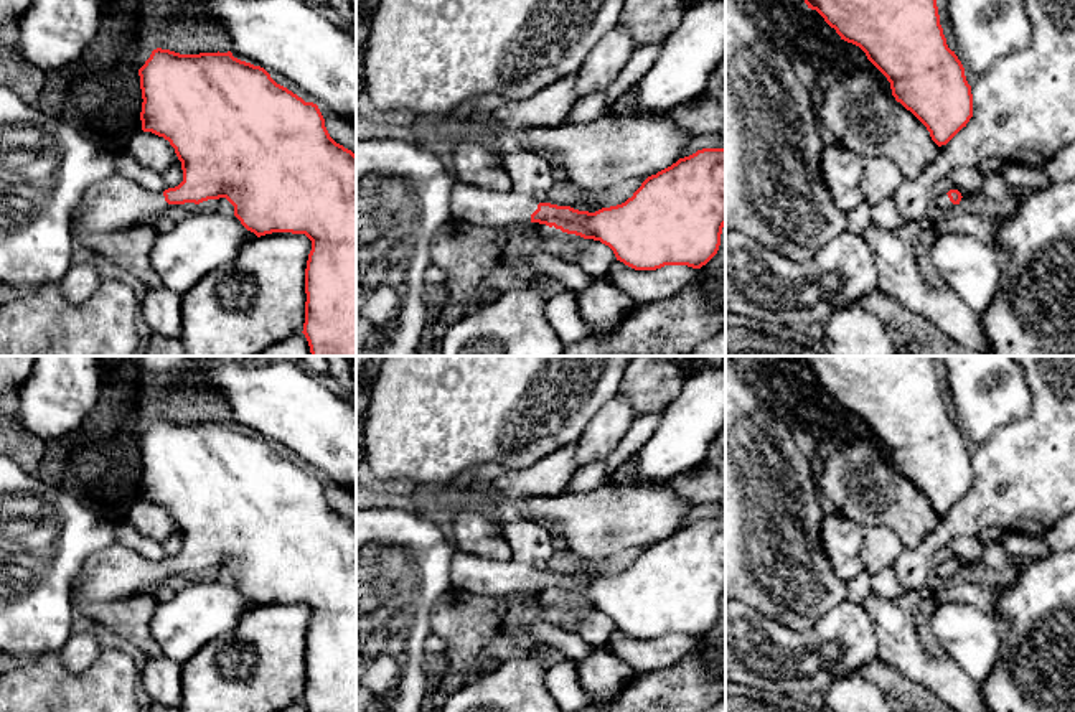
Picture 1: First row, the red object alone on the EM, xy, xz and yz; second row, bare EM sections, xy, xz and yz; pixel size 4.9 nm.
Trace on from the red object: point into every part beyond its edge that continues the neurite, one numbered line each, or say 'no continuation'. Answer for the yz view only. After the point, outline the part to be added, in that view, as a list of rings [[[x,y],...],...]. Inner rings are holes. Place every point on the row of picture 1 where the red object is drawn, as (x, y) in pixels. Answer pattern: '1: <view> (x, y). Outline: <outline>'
1: yz (942, 205). Outline: [[[945,193],[945,194],[937,198],[937,201],[935,201],[935,213],[937,214],[946,214],[948,211],[953,209],[953,206],[955,204],[950,201],[948,194]]]

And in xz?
1: xz (483, 208). Outline: [[[465,183],[452,190],[450,211],[453,219],[465,221],[476,227],[505,227],[531,222],[538,209],[534,196],[509,191],[491,191]]]

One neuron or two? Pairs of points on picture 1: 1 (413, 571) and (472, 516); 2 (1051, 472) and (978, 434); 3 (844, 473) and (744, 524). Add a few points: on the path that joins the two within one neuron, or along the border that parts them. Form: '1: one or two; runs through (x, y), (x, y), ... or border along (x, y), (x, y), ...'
1: two; border along (445, 531), (459, 551)
2: two; border along (1023, 419), (999, 426), (978, 445)
3: two; border along (815, 482), (823, 498)

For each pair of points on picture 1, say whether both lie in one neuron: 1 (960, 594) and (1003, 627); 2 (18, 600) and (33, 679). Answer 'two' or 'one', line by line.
1: one
2: two

